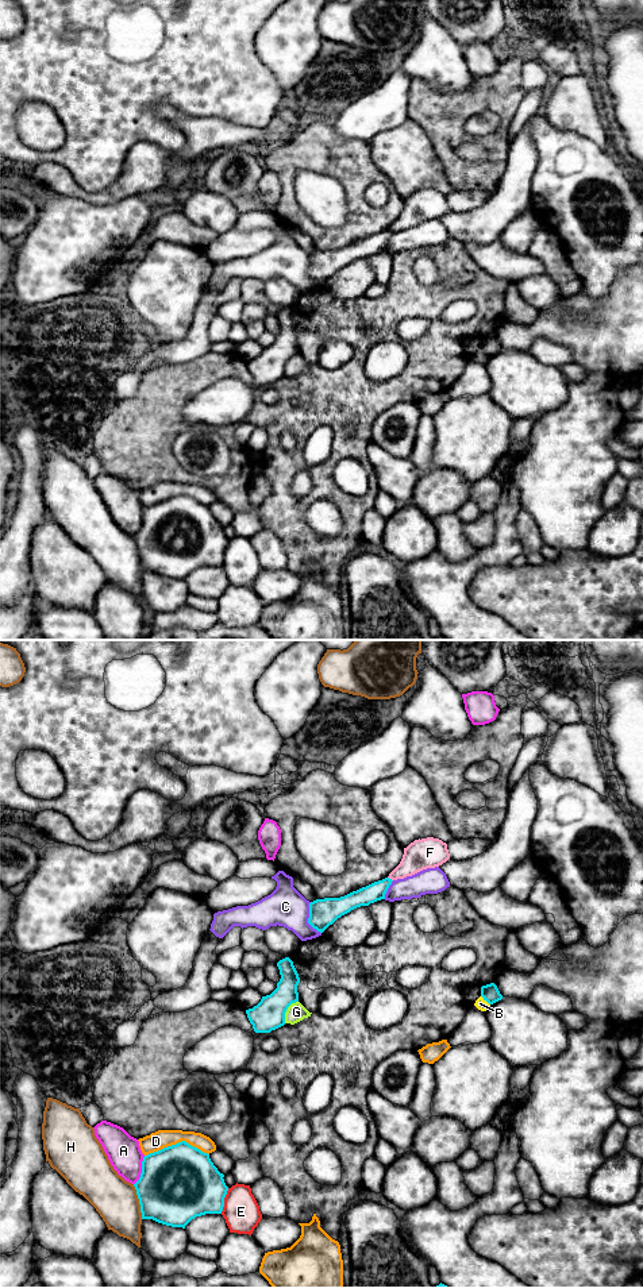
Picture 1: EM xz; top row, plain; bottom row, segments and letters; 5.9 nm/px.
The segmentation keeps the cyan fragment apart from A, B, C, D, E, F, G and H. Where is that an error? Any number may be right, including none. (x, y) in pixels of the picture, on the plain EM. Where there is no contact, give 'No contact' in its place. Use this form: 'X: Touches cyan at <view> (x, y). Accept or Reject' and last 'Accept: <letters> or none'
A: Touches cyan at xz (142, 523). Reject
B: Touches cyan at xz (485, 351). Reject
C: Touches cyan at xz (308, 270). Reject
D: Touches cyan at xz (176, 496). Reject
E: Touches cyan at xz (223, 552). Reject
F: Touches cyan at xz (391, 231). Reject
G: Touches cyan at xz (287, 361). Reject
H: Touches cyan at xz (139, 554). Reject
Accept: none

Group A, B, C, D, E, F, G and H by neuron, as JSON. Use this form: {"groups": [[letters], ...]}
{"groups": [["A"], ["B"], ["C"], ["D"], ["E"], ["F"], ["G"], ["H"]]}

